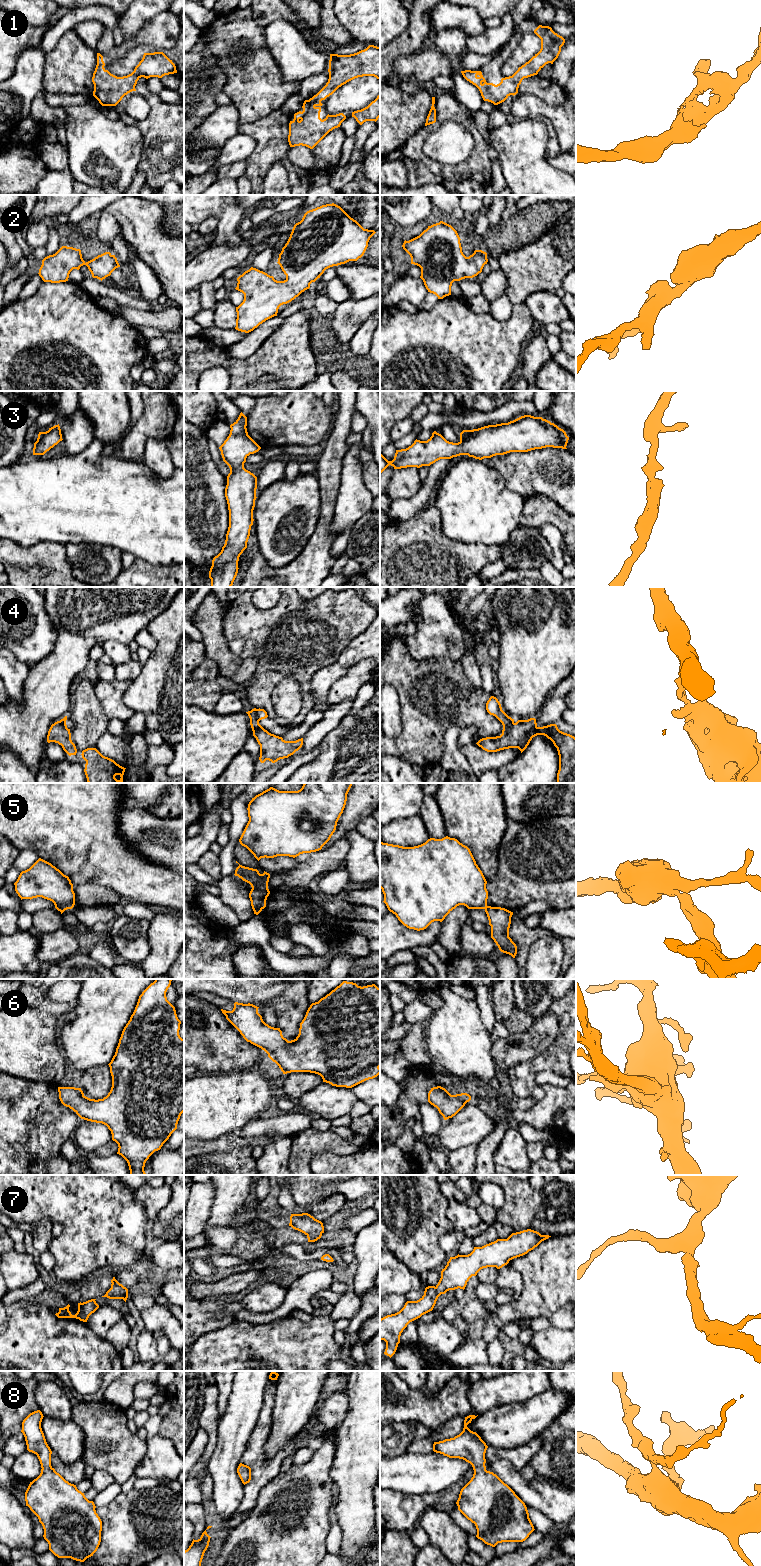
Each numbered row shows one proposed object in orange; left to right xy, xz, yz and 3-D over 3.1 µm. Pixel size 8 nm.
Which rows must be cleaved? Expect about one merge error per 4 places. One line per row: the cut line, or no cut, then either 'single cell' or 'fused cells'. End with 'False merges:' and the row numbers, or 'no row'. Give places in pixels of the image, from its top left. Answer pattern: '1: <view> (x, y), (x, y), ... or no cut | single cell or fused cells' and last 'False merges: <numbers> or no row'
1: no cut | single cell
2: no cut | single cell
3: no cut | single cell
4: xz (256, 709), (256, 717), (259, 720) | fused cells
5: xz (252, 887), (267, 888) | fused cells
6: no cut | single cell
7: no cut | single cell
8: no cut | single cell
False merges: 4, 5

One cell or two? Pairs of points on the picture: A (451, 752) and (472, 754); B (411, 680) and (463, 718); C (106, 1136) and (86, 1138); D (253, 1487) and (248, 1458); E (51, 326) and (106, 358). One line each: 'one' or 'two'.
A: two
B: one
C: one
D: one
E: one

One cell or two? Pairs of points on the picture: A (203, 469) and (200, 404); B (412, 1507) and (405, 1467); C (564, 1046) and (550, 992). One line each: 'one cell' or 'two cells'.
A: two cells
B: two cells
C: two cells

